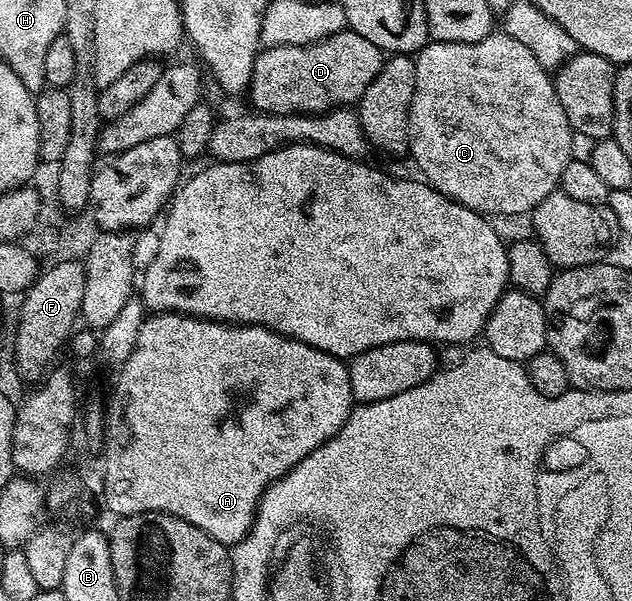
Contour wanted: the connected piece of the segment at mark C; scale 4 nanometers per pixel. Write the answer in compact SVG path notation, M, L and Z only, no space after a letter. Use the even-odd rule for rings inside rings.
M492 31L484 39L476 43L452 43L451 41L431 40L424 48L418 50L414 63L414 98L410 104L410 139L408 142L409 156L414 156L418 169L426 184L431 185L438 193L451 197L456 203L473 209L483 215L490 213L526 213L535 209L544 198L559 188L562 172L572 160L570 148L574 133L568 123L568 115L564 115L564 107L554 90L551 74L520 43L520 39L510 37L501 31Z

